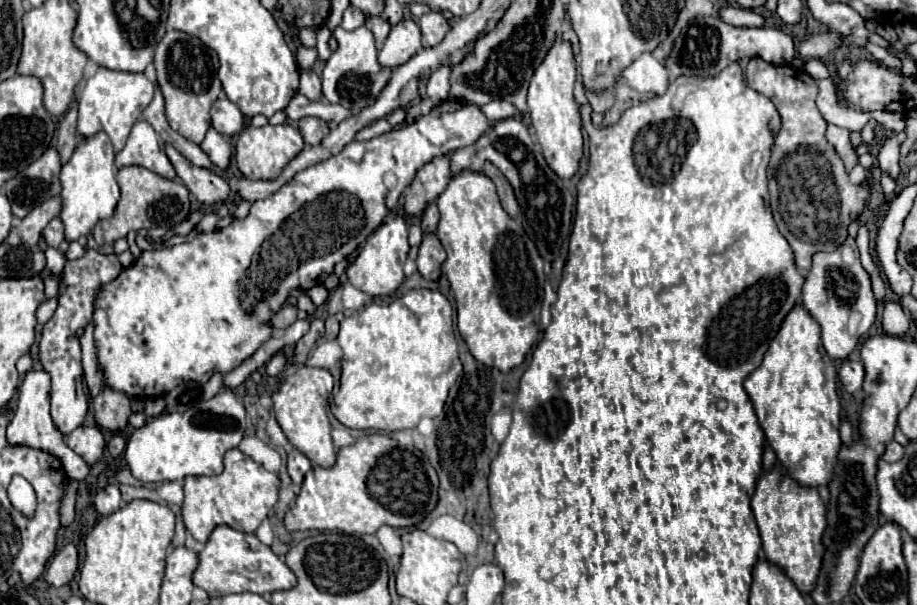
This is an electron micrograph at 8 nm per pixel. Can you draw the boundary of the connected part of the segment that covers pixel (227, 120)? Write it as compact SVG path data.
M221 93L221 97L215 101L213 109L211 109L211 119L213 119L213 127L221 133L221 135L235 135L243 129L243 115L241 111L237 109L237 105L233 105L225 93Z

